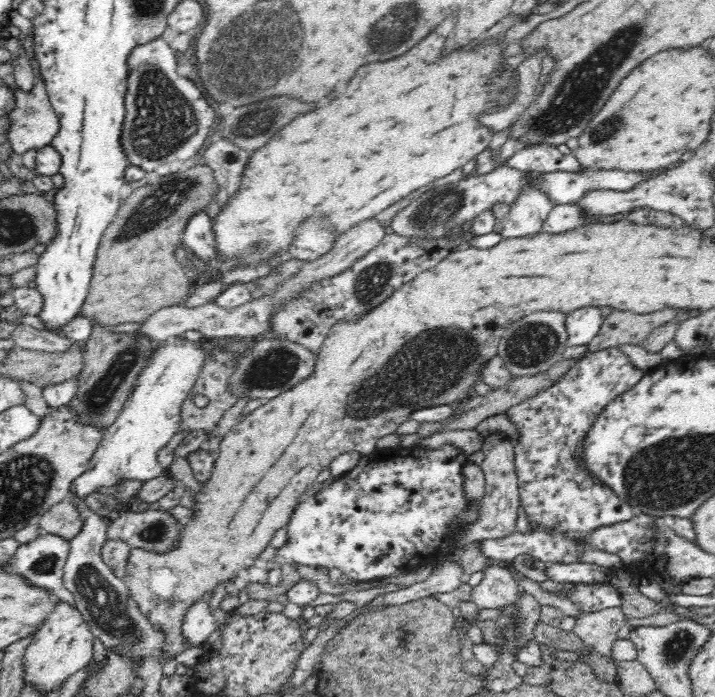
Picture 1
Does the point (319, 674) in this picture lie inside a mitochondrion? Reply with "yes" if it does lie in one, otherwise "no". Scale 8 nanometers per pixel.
no

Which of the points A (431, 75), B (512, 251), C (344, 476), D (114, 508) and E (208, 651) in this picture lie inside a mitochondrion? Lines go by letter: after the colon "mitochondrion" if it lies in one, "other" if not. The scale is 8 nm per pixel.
A: other
B: other
C: other
D: other
E: other

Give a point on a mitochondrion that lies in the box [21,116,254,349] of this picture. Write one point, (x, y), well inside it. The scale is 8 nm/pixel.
(163, 203)

